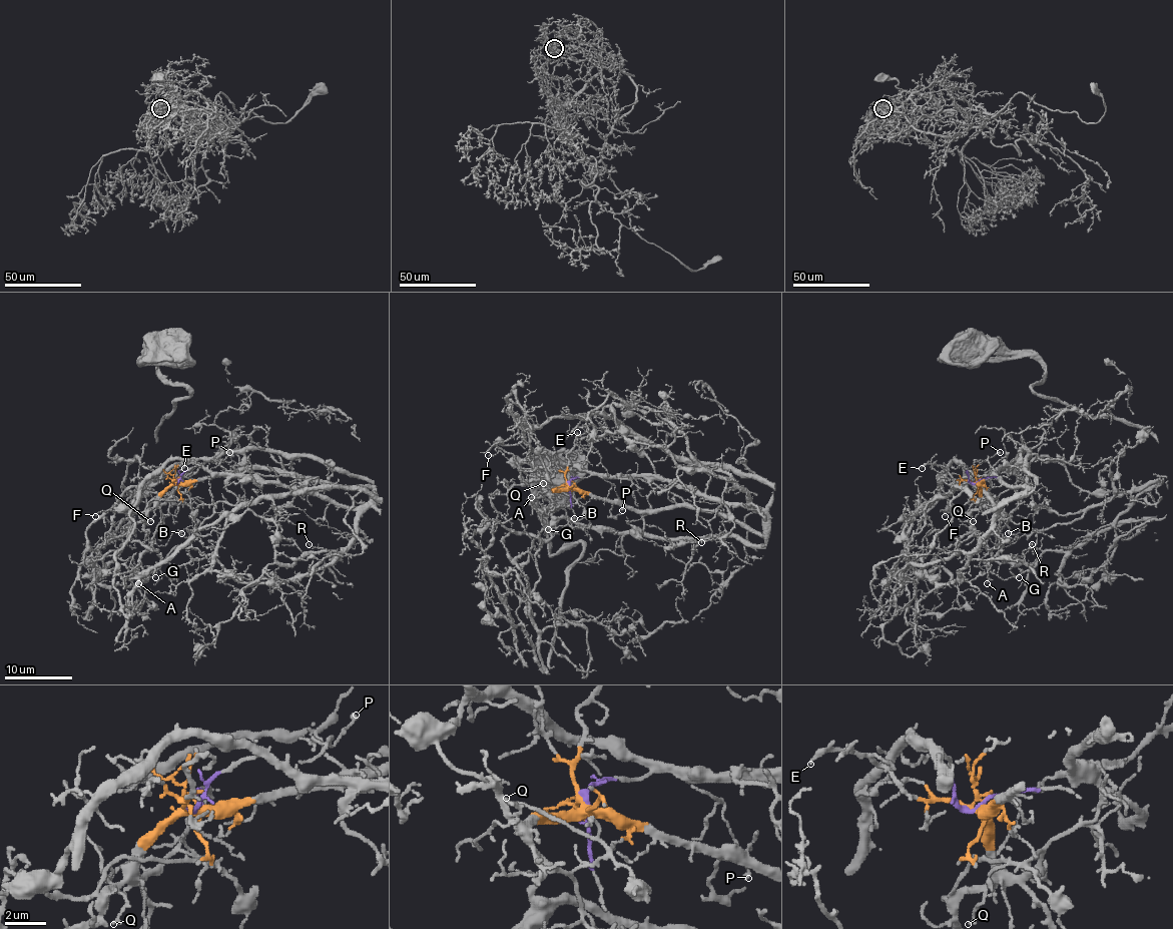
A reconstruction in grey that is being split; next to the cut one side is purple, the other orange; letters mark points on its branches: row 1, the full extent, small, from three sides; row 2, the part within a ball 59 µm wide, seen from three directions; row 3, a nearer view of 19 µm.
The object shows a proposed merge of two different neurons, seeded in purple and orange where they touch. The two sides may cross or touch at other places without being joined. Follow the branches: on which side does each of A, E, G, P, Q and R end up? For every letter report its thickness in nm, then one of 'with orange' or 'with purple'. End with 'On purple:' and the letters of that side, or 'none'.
A: 150 nm thick; with orange
E: 240 nm thick; with orange
G: 120 nm thick; with orange
P: 180 nm thick; with purple
Q: 130 nm thick; with orange
R: 130 nm thick; with purple
On purple: P, R

